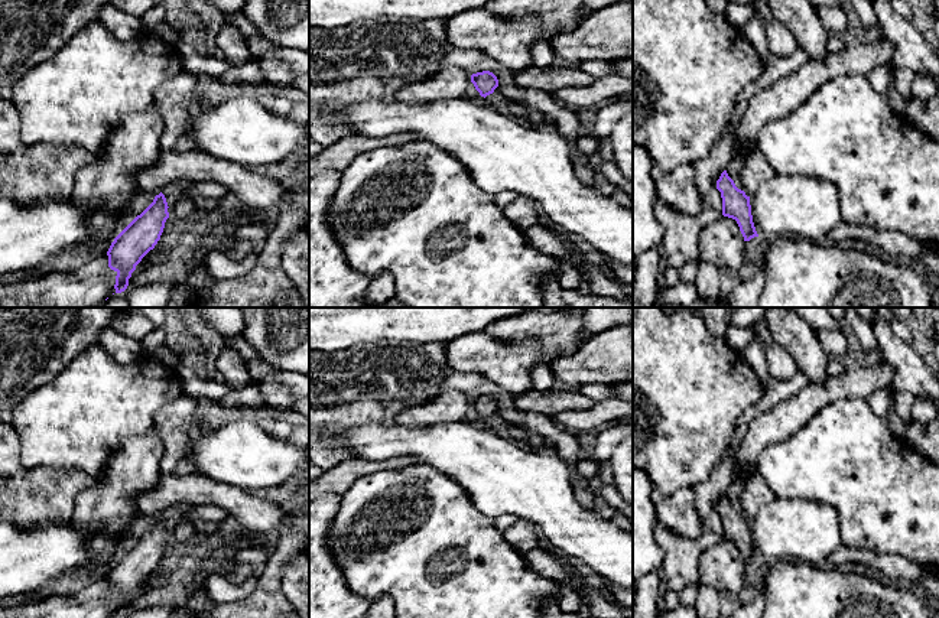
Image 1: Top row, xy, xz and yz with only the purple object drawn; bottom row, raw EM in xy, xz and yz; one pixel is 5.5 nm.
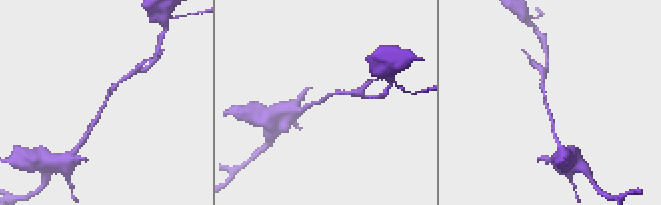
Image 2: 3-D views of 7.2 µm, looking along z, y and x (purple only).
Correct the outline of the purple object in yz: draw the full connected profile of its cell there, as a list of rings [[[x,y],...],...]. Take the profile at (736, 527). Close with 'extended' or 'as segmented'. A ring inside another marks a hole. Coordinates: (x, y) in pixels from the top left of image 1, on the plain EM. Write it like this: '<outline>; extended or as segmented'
[[[727,494],[717,504],[717,513],[722,521],[722,539],[737,544],[744,565],[758,560],[753,546],[750,520],[735,510]]]; as segmented

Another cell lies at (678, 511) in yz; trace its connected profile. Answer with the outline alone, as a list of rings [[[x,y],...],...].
[[[683,487],[656,505],[657,521],[673,534],[698,539],[705,533],[705,521],[698,513],[695,491]]]

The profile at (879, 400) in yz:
[[[875,390],[870,397],[868,403],[871,409],[886,422],[890,407],[890,394],[886,390]]]

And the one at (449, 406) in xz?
[[[446,390],[435,399],[404,409],[396,423],[402,426],[430,426],[462,420],[471,406],[471,397],[458,390]]]

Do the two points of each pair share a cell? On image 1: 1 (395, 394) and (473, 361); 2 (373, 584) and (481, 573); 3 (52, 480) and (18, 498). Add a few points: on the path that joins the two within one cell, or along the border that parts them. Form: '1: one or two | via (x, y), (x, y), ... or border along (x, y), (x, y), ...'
1: two | border along (444, 344), (444, 358), (454, 368), (486, 379)
2: one | via (400, 584), (429, 584), (434, 588), (454, 588)
3: one | via (44, 488), (41, 491), (26, 491)

